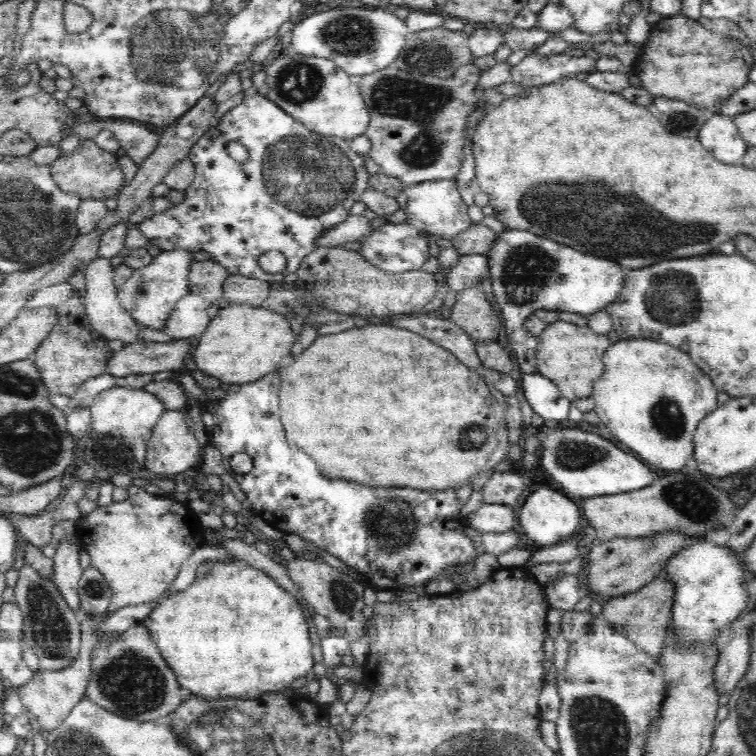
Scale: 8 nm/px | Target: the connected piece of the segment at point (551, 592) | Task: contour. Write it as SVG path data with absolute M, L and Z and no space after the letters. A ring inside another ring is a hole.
M560 573L554 584L546 584L544 591L546 591L550 607L563 611L573 610L576 604L585 596L576 575L565 573Z

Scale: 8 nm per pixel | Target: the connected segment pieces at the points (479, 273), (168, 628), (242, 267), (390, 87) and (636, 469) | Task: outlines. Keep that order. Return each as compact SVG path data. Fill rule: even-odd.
M460 255L458 262L449 270L438 270L447 278L448 290L462 291L480 285L482 278L489 272L489 259L486 255Z
M228 559L227 561L209 560L201 564L197 568L196 580L194 584L170 598L157 600L154 611L141 623L152 636L152 641L158 644L157 648L162 652L164 660L168 662L168 666L176 672L180 687L184 690L192 690L193 695L202 697L203 699L254 699L265 693L282 692L289 687L292 682L301 677L306 677L308 672L314 668L314 658L312 656L312 640L310 638L310 628L306 623L302 605L298 603L296 598L282 589L276 580L263 570L256 569L246 561L238 559Z
M259 94L250 95L245 97L241 104L232 108L217 122L208 132L206 132L203 138L191 149L188 158L195 165L196 175L188 189L184 190L186 199L182 204L174 205L170 209L166 209L164 212L156 213L154 216L140 222L138 228L144 233L144 236L148 237L149 243L154 243L154 246L160 248L160 250L171 251L176 249L184 249L194 252L208 252L212 255L212 260L221 266L224 266L229 275L246 275L254 279L262 280L269 284L278 285L282 283L282 279L290 274L296 273L304 257L310 254L316 247L315 240L323 234L327 228L335 227L343 222L347 218L348 211L352 206L360 201L360 196L369 188L369 173L366 170L364 158L360 154L356 154L351 148L350 139L340 139L339 137L330 135L325 136L318 133L314 133L309 130L301 122L292 118L289 114L286 114L275 102L272 102L268 97ZM230 142L238 142L246 147L246 150L250 153L250 158L245 164L238 164L228 154L228 145ZM270 250L278 250L282 252L288 262L284 272L278 272L278 274L270 274L270 272L264 272L258 264L258 258Z
M394 62L388 66L388 68L383 68L380 72L376 71L374 74L362 75L360 78L360 82L358 82L358 86L360 87L361 95L363 96L364 102L366 103L366 108L368 109L370 115L370 122L368 125L368 129L365 132L365 135L368 137L368 140L372 143L372 148L367 153L369 158L373 160L376 165L381 167L381 171L387 176L396 177L400 179L405 186L407 185L415 185L420 184L424 181L429 180L438 180L438 179L454 179L462 168L462 164L464 162L464 148L471 148L471 140L469 140L469 130L467 126L467 118L471 114L471 110L476 106L482 103L484 105L484 114L487 110L498 106L503 100L510 98L511 96L523 95L524 91L527 91L527 87L520 86L519 84L514 84L511 81L507 81L505 84L498 84L498 86L494 86L494 88L488 88L488 90L483 90L483 88L479 88L479 80L481 78L483 70L480 70L476 65L470 63L465 64L464 66L460 66L460 68L456 68L456 72L454 72L454 76L450 76L450 78L439 78L438 76L432 75L419 75L419 74L410 74L409 72L402 72L402 70L398 70L397 66L394 66Z
M556 427L542 436L540 456L542 468L555 482L562 484L563 492L580 501L593 496L615 495L646 488L656 480L649 464L635 454L616 448L604 437L578 428Z

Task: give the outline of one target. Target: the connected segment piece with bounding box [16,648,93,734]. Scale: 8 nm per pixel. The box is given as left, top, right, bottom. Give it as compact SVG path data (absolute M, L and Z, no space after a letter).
M81 648L78 658L68 668L52 671L37 671L30 682L16 687L18 697L20 697L25 709L36 716L42 733L46 734L58 728L68 714L70 714L72 707L76 703L79 703L82 697L85 697L88 680L91 678L92 652L93 650L90 650L90 648Z

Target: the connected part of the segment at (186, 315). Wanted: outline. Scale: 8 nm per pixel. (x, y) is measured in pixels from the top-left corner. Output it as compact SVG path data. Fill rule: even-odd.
M189 290L176 304L175 307L170 311L168 320L165 322L163 331L164 334L168 334L174 340L175 339L197 339L202 334L207 326L210 324L210 314L208 311L213 306L206 300L200 293Z

